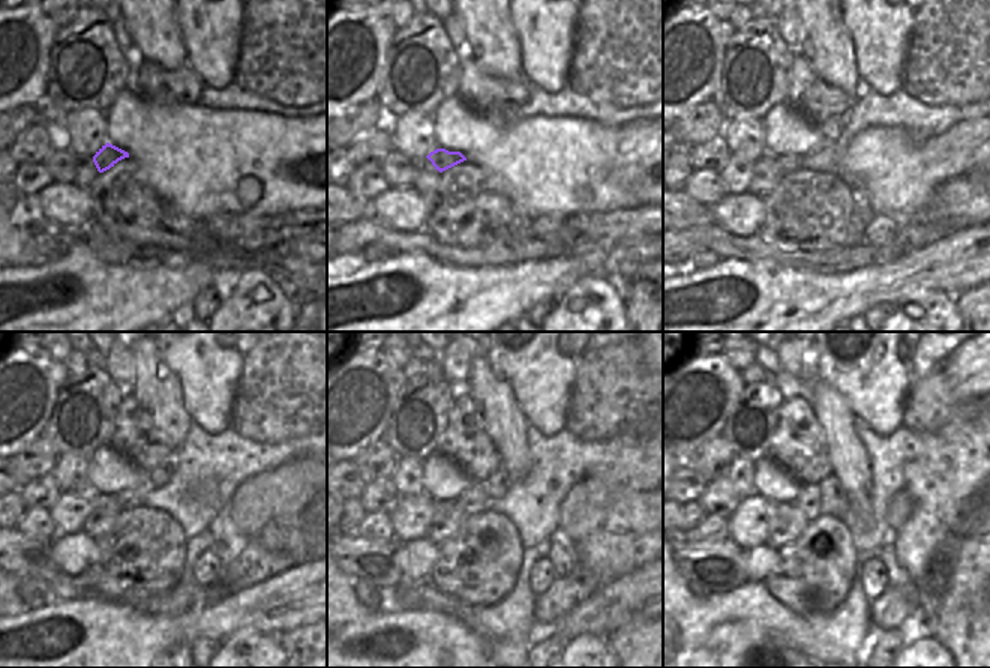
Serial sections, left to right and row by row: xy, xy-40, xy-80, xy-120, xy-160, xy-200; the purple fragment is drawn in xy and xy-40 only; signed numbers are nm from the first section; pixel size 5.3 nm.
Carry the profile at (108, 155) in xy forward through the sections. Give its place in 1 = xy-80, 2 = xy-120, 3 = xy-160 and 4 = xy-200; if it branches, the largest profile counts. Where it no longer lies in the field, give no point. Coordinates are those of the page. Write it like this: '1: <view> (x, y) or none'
1: xy-80 (788, 162)
2: xy-120 (132, 499)
3: xy-160 (474, 500)
4: xy-200 (809, 499)

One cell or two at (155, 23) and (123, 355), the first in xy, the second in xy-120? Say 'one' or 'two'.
two

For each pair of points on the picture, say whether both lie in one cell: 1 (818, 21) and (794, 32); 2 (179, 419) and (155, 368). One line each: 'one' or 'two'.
1: two
2: one

